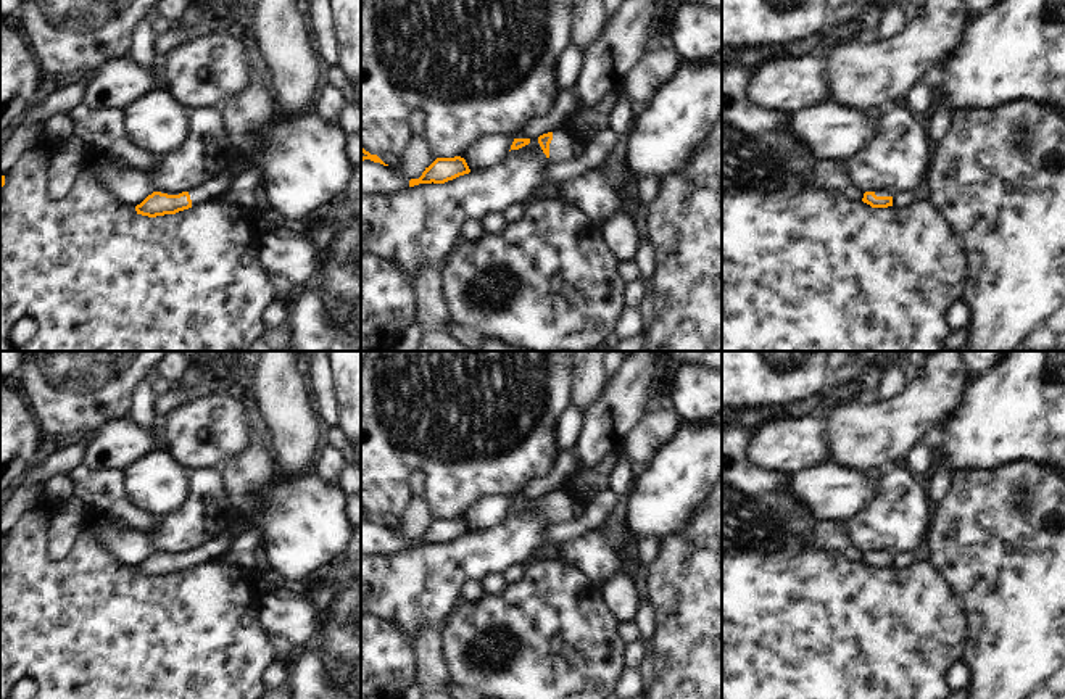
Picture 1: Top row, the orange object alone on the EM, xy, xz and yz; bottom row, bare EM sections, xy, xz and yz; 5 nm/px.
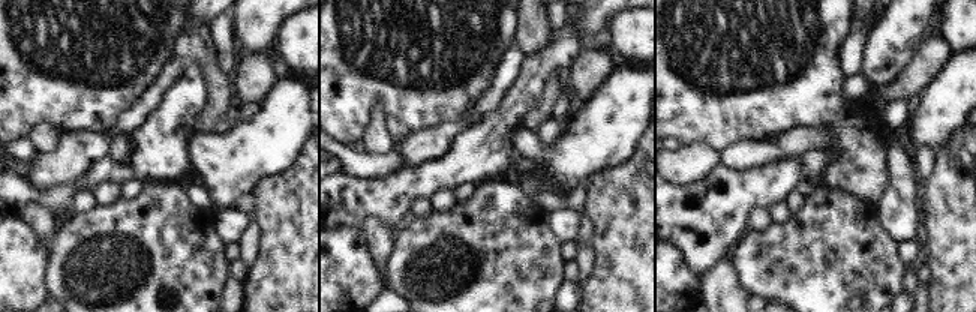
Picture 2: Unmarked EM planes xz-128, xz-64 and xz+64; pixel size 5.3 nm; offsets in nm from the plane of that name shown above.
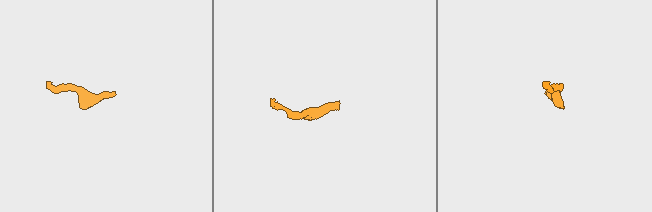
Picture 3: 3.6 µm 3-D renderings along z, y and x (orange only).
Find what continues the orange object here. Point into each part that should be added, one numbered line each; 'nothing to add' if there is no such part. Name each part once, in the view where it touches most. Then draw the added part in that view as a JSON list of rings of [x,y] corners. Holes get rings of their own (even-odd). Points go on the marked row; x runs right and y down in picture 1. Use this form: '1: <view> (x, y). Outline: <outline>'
1: xz (566, 145). Outline: [[[556,129],[549,143],[551,163],[570,161],[583,155],[586,140],[577,137],[570,129]]]

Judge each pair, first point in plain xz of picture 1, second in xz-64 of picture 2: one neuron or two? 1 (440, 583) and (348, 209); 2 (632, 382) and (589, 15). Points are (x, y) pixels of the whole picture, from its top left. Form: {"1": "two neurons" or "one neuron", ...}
{"1": "one neuron", "2": "two neurons"}

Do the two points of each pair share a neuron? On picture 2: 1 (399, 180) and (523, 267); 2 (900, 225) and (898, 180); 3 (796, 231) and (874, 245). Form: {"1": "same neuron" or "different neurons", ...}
{"1": "different neurons", "2": "same neuron", "3": "same neuron"}

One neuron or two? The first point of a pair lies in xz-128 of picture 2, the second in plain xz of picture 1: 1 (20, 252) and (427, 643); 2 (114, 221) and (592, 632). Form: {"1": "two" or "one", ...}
{"1": "two", "2": "one"}

